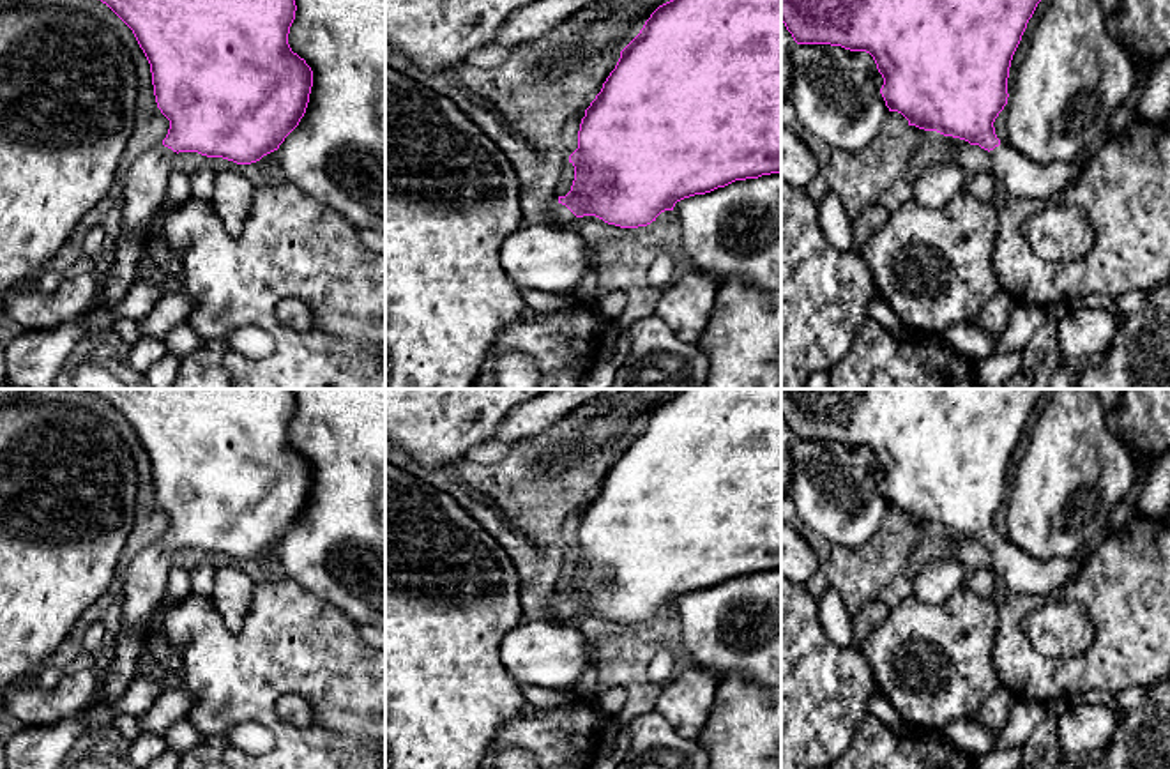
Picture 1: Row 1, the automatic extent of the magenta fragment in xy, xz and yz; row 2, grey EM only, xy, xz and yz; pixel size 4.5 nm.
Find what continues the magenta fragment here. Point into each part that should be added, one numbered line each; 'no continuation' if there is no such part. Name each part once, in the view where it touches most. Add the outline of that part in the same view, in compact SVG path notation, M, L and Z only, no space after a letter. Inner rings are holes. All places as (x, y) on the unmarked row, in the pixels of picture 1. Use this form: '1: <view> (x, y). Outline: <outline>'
1: xz (559, 610). Outline: M558 594L548 598L546 608L548 608L546 619L555 621L558 624L573 624L578 617L578 613L566 601L558 598Z

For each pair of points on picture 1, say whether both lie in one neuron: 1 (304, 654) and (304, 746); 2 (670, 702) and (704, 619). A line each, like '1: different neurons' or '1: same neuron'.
1: same neuron
2: different neurons

